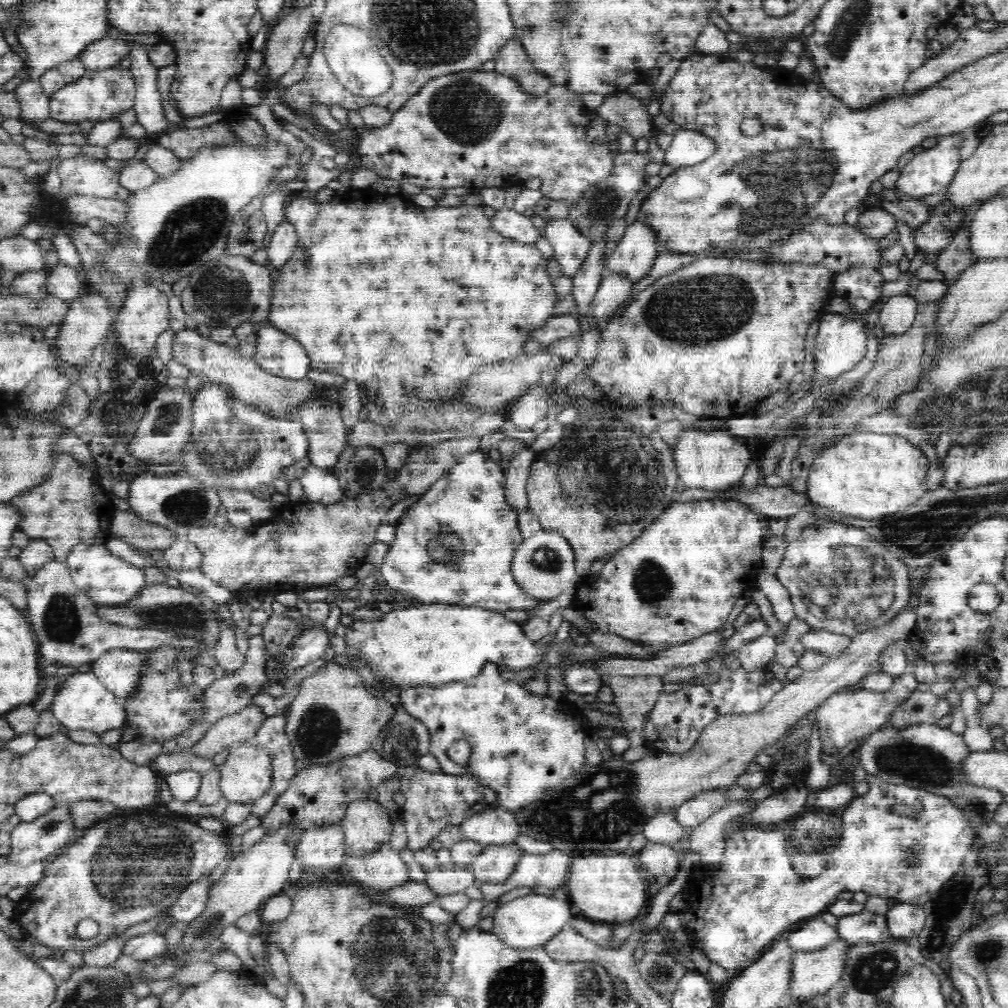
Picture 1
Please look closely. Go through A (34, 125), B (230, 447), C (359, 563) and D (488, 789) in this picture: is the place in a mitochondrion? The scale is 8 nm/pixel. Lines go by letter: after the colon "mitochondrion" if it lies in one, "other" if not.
A: other
B: mitochondrion
C: other
D: other

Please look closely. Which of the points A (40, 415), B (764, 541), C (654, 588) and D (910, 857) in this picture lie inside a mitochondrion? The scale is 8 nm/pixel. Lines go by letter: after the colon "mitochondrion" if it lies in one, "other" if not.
A: other
B: other
C: mitochondrion
D: mitochondrion

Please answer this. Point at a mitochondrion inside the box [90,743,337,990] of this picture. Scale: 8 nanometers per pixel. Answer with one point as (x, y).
(213, 920)

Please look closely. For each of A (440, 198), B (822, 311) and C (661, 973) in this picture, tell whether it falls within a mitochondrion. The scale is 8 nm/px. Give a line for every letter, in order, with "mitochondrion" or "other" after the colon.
A: other
B: other
C: mitochondrion

